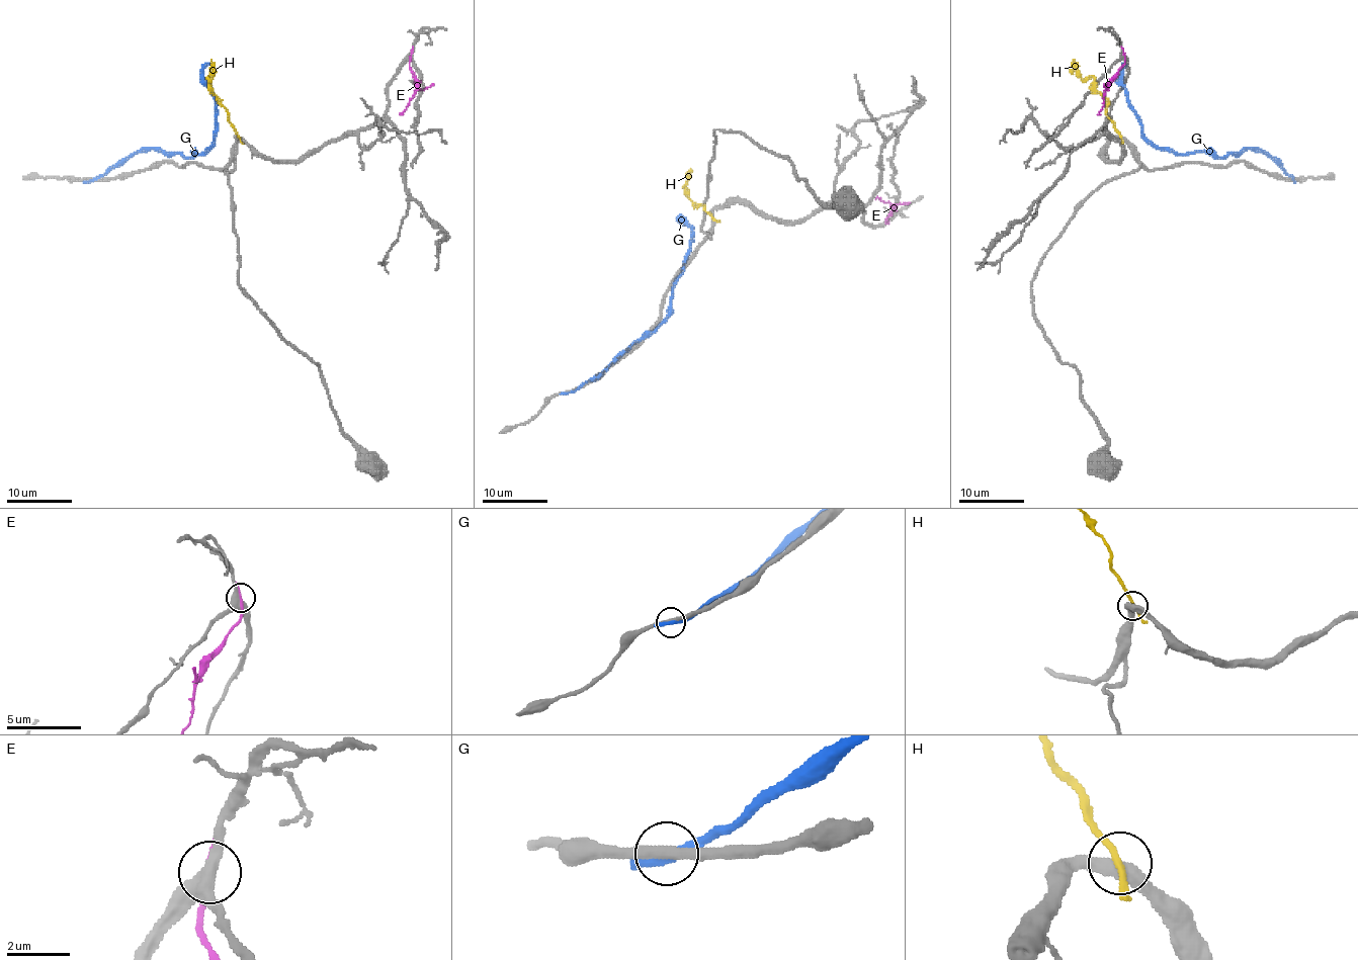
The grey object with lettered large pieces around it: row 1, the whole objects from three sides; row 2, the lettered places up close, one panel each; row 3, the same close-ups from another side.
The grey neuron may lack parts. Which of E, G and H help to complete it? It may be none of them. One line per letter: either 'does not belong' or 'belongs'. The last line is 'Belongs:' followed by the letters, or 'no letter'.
E: does not belong
G: does not belong
H: does not belong
Belongs: no letter

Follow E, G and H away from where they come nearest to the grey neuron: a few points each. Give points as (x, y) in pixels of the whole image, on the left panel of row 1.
E: (411, 55), (409, 64), (416, 90), (409, 104), (400, 114)
G: (89, 179), (139, 152), (158, 149), (190, 157), (204, 150), (215, 136), (213, 93), (203, 76), (209, 63)
H: (237, 137), (221, 100), (209, 88), (211, 60)

